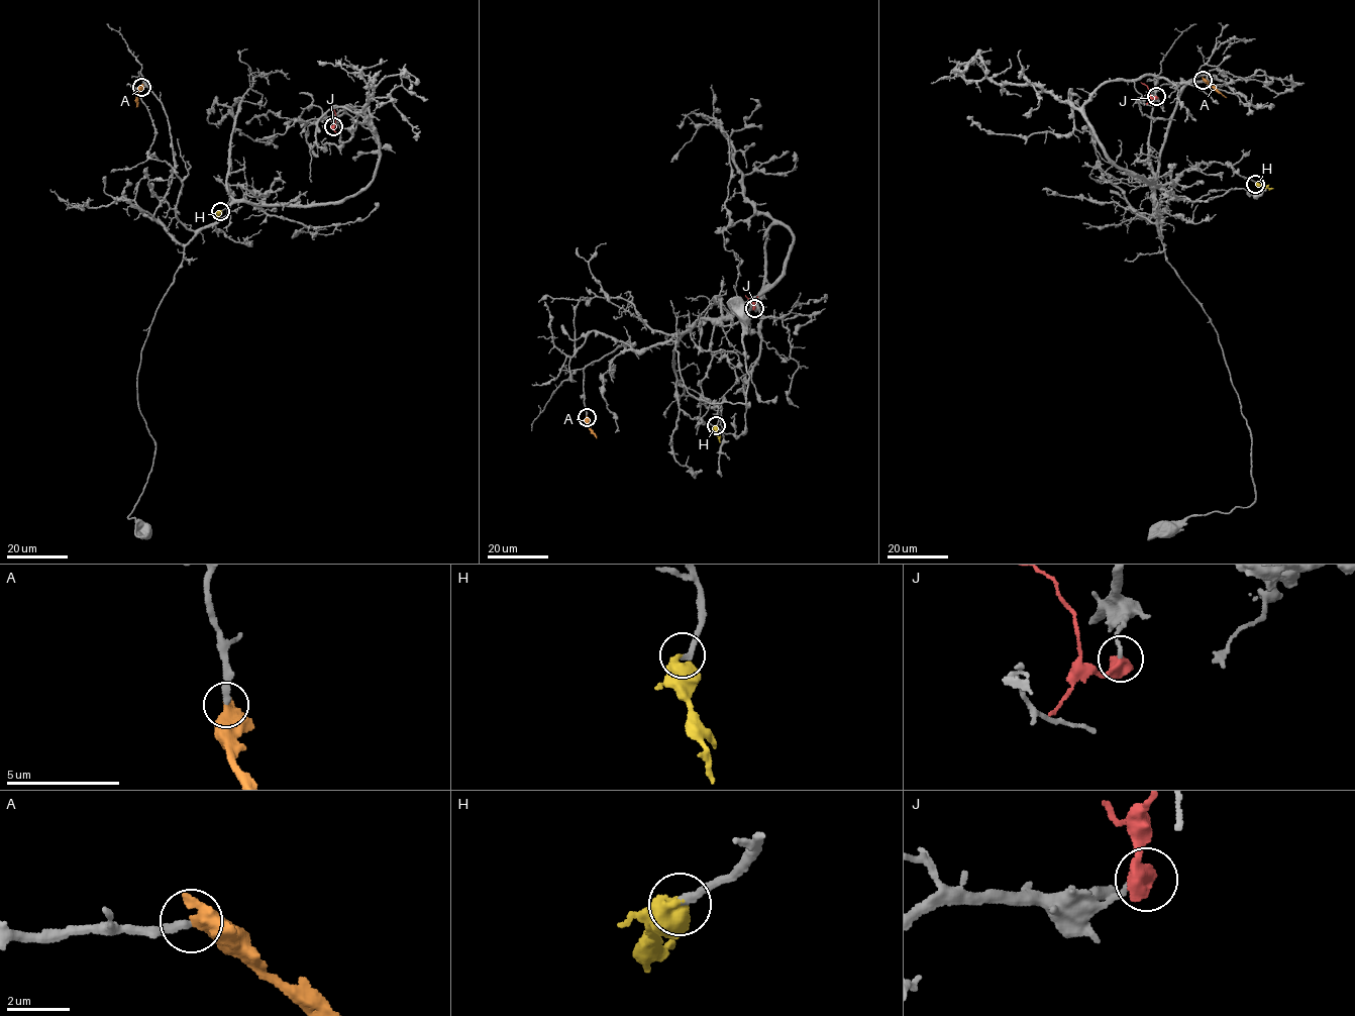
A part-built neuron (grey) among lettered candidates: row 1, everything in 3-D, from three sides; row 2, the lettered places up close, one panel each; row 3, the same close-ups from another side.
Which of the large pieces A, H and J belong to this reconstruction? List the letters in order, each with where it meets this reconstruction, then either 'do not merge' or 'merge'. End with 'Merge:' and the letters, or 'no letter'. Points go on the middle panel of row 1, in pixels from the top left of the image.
A: contact (587, 417); merge
H: contact (716, 425); merge
J: contact (754, 308); do not merge
Merge: A, H

